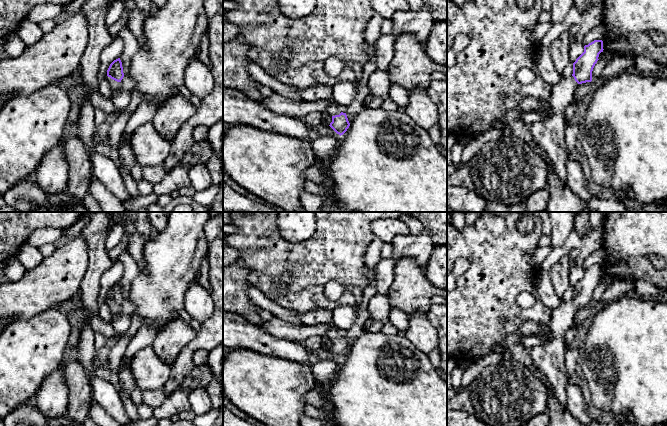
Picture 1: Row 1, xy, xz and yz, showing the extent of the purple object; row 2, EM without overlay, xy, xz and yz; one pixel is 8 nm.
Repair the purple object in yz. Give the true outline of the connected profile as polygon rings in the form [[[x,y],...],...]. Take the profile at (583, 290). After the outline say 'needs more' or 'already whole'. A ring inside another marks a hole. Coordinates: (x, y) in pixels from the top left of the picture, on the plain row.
[[[594,264],[584,270],[584,276],[573,287],[573,298],[569,301],[563,300],[560,306],[551,311],[549,331],[551,332],[552,338],[546,344],[535,346],[530,349],[534,363],[545,375],[550,385],[550,389],[565,409],[567,409],[566,387],[570,380],[566,374],[566,355],[568,346],[565,343],[565,335],[573,325],[577,310],[592,305],[593,292],[599,284],[599,278],[603,276],[603,274],[602,264]]]; needs more

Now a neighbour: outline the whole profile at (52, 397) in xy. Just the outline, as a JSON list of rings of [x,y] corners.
[[[62,365],[44,379],[35,399],[45,420],[56,420],[66,416],[68,386]]]

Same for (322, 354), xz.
[[[320,349],[315,354],[312,354],[312,361],[324,360],[324,359],[330,359],[330,360],[335,361],[338,365],[340,364],[340,359],[337,358],[330,350]]]

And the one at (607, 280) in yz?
[[[603,274],[603,281],[597,285],[592,295],[592,304],[596,304],[602,298],[605,290],[612,284],[613,279],[607,275]]]

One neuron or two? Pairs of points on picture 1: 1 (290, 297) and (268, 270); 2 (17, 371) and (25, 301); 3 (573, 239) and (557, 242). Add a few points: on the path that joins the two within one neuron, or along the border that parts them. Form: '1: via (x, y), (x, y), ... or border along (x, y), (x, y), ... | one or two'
1: via (288, 290), (275, 277) | one
2: border along (45, 310), (29, 318), (12, 320) | two
3: border along (574, 229), (563, 245), (553, 248) | two

